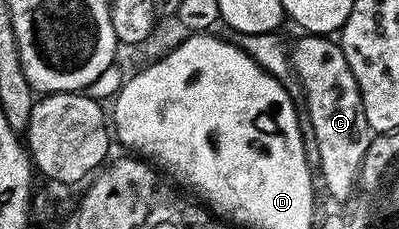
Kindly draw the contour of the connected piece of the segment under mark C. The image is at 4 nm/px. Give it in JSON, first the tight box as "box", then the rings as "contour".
{"box":[289,33,372,204],"contour":[[[302,33],[299,36],[289,48],[290,63],[308,101],[308,119],[316,133],[317,151],[320,152],[319,169],[331,197],[345,204],[354,187],[359,186],[360,165],[372,138],[368,117],[364,117],[360,89],[356,77],[352,77],[352,69],[348,69],[341,42],[325,35]]]}

